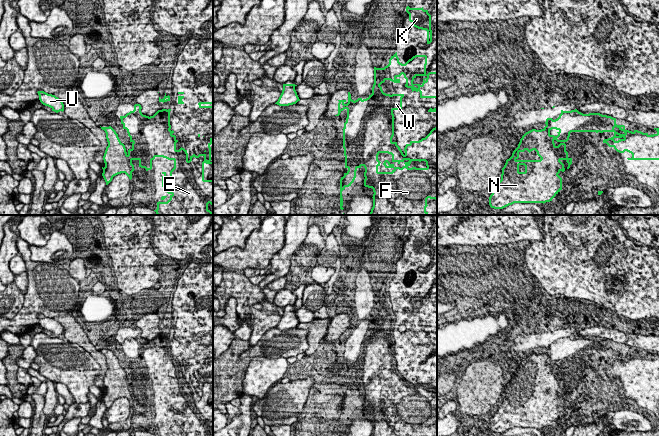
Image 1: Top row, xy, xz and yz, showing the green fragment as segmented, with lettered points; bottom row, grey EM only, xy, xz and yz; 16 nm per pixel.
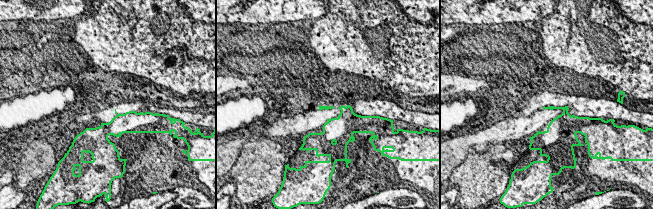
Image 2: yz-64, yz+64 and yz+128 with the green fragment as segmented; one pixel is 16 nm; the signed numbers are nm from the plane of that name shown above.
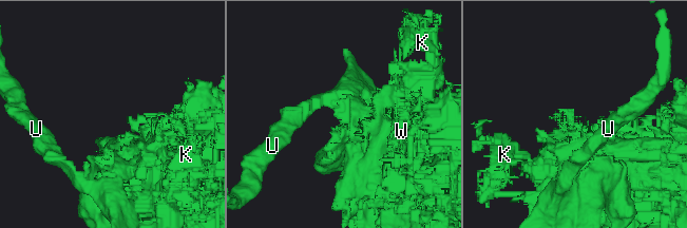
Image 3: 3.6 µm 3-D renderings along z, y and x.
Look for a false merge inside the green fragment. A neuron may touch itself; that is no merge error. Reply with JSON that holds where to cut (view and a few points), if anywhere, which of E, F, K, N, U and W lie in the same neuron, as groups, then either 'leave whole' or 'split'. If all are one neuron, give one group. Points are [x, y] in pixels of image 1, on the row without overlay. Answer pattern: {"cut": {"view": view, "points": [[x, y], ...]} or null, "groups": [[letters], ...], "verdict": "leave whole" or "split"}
{"cut": {"view": "xz", "points": [[371, 318], [371, 321], [357, 340], [347, 338]]}, "groups": [["E", "F", "K", "W"], ["N", "U"]], "verdict": "split"}

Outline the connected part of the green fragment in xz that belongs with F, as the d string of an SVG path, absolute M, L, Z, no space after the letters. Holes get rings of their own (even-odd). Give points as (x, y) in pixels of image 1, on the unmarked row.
M397 276L389 283L389 288L384 292L374 291L374 308L372 321L359 334L359 340L349 340L343 352L343 372L345 380L345 392L348 393L340 403L340 433L343 434L342 415L351 410L356 402L356 395L362 390L364 396L364 410L373 413L373 431L371 436L426 436L427 423L437 425L437 351L419 365L410 365L404 372L404 377L393 366L394 360L394 334L402 335L402 322L404 318L386 318L380 310L386 304L400 307L399 301L403 298L406 303L405 311L420 316L420 322L437 322L437 296L426 297L427 280L415 279L405 288L399 286ZM417 300L424 300L423 307L414 308ZM388 377L392 379L392 388L385 384L385 392L392 392L391 396L379 396L380 385L378 379ZM412 385L425 385L426 392L410 392Z

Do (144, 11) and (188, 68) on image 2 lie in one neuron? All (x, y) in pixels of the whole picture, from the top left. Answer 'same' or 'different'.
same

